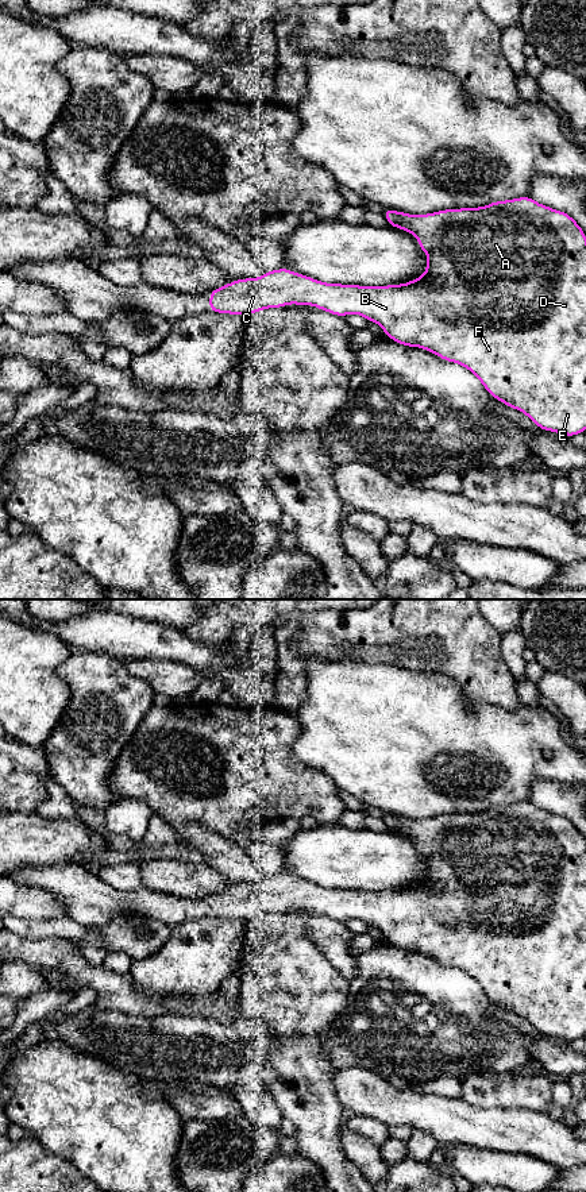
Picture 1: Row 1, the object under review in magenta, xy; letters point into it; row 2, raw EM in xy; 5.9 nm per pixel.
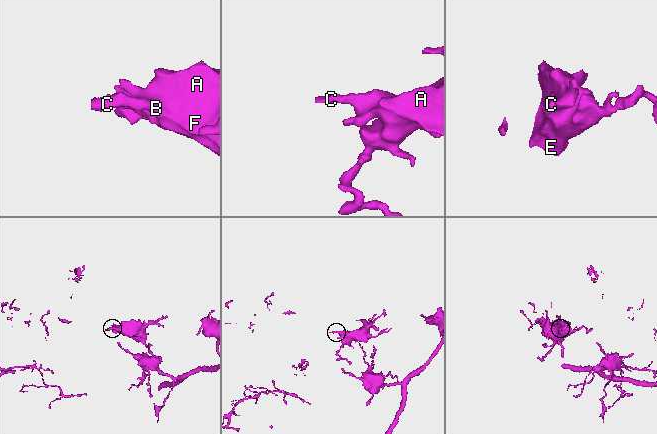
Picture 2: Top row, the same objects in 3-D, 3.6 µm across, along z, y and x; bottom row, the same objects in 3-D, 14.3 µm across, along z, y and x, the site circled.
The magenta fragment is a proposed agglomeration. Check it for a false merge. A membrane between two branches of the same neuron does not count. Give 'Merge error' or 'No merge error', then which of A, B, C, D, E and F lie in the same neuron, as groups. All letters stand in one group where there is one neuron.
No merge error. Groups: A B C D E F

